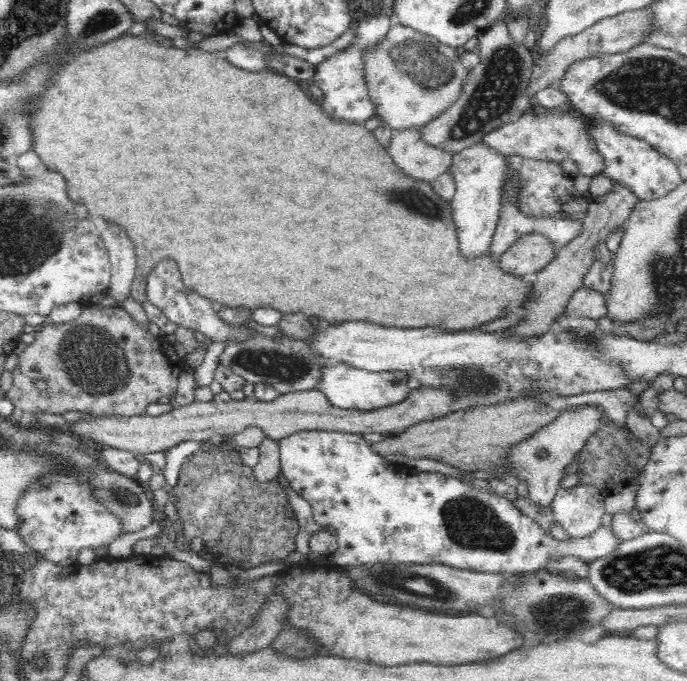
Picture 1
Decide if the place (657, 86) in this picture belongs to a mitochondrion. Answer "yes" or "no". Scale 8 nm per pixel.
yes

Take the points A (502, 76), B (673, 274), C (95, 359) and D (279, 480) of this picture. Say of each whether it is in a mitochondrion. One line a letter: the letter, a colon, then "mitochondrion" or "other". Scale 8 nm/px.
A: mitochondrion
B: mitochondrion
C: mitochondrion
D: other

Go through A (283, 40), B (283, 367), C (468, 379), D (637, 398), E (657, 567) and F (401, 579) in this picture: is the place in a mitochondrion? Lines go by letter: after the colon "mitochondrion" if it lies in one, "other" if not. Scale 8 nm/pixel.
A: other
B: mitochondrion
C: mitochondrion
D: other
E: mitochondrion
F: mitochondrion

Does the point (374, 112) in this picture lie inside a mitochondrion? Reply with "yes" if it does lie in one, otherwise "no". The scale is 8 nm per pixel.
no

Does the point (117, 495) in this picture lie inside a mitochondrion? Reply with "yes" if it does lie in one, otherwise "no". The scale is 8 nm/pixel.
yes

